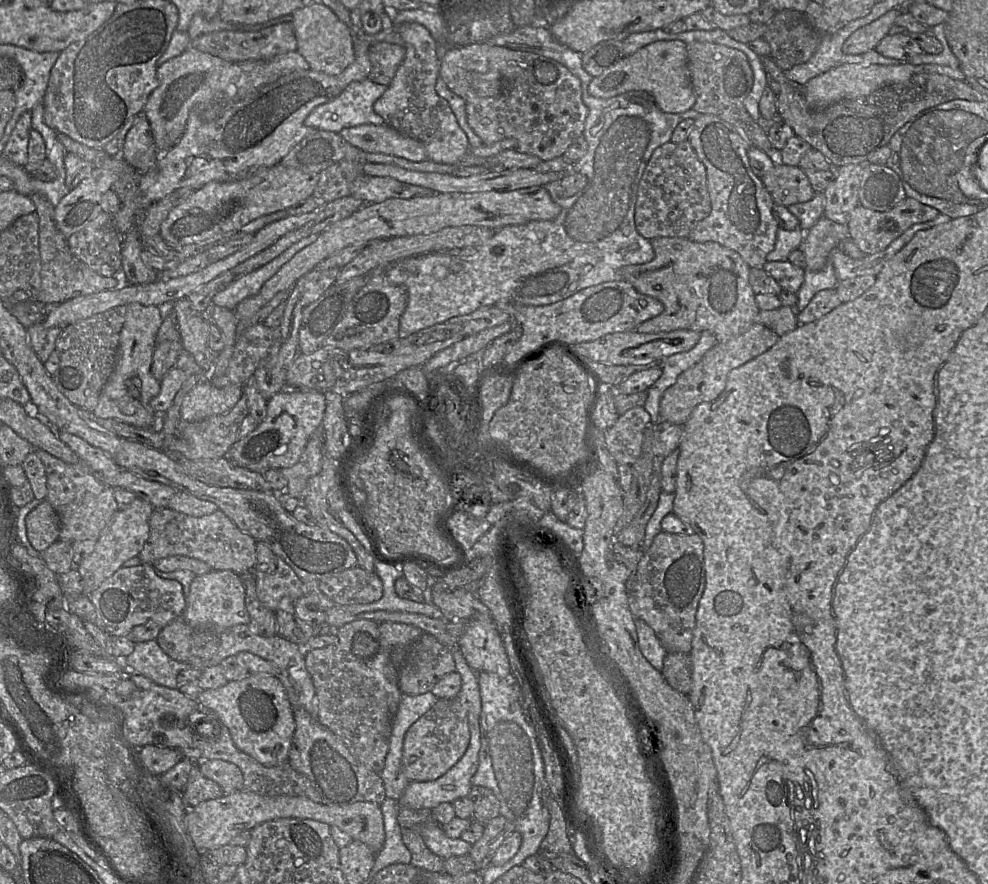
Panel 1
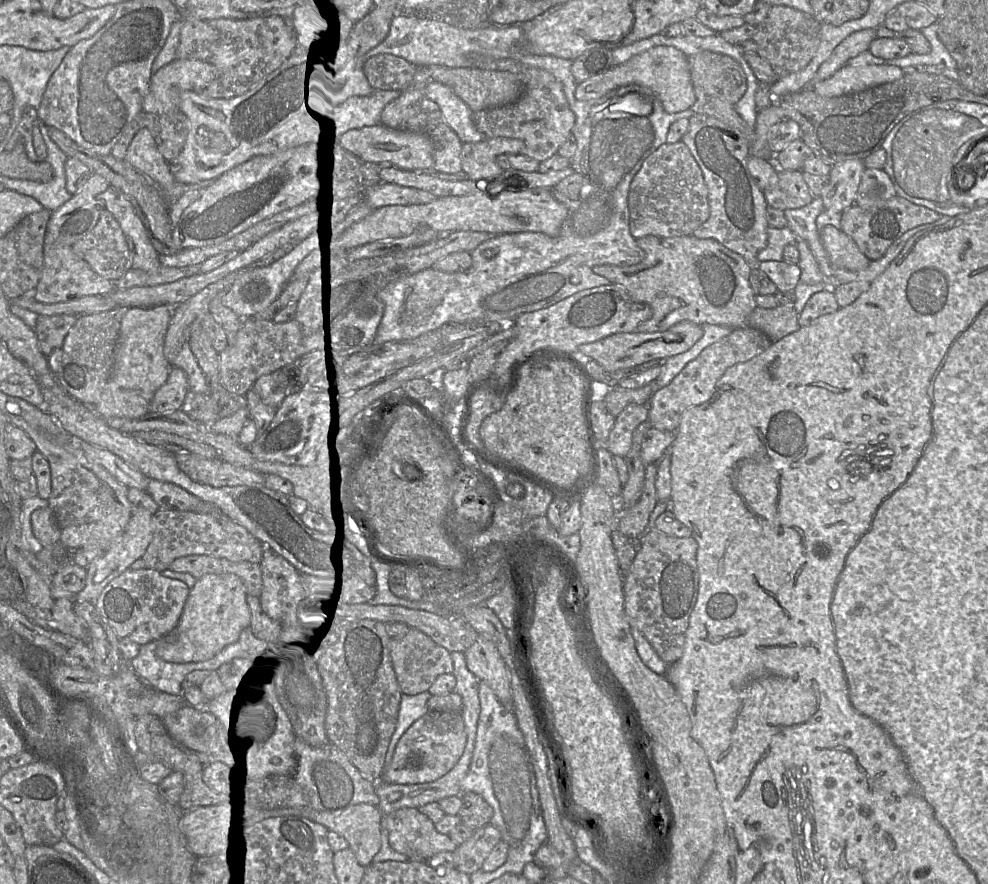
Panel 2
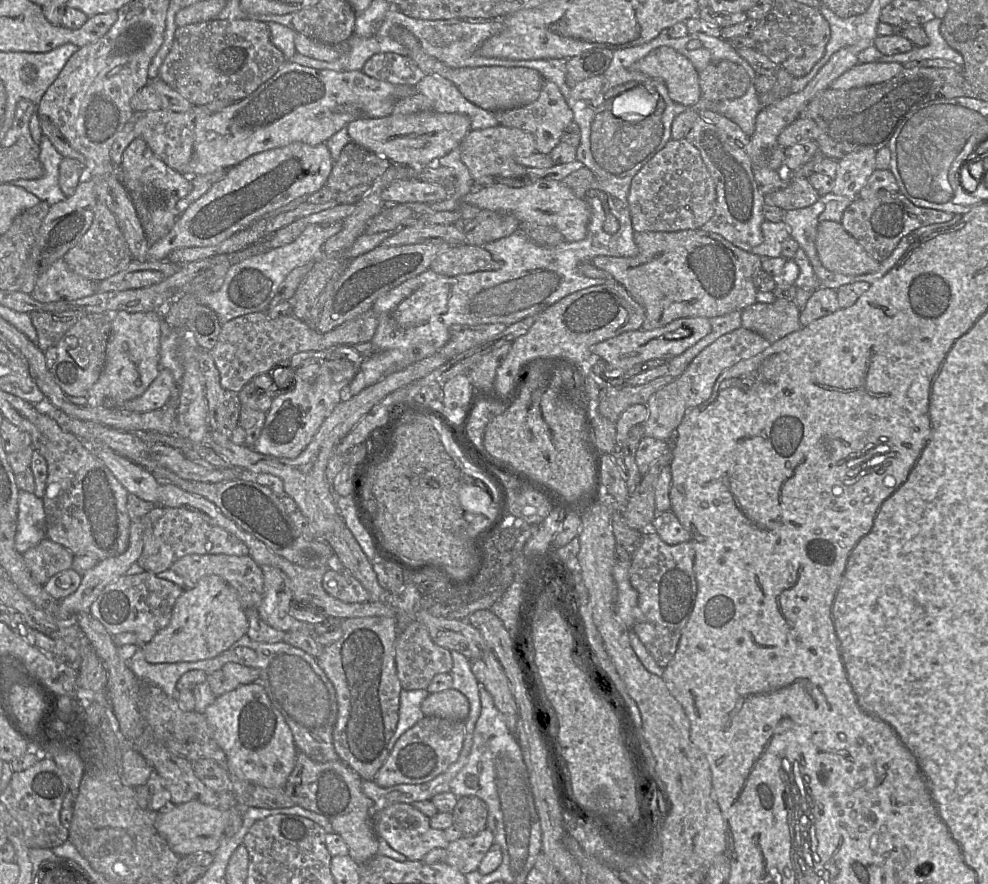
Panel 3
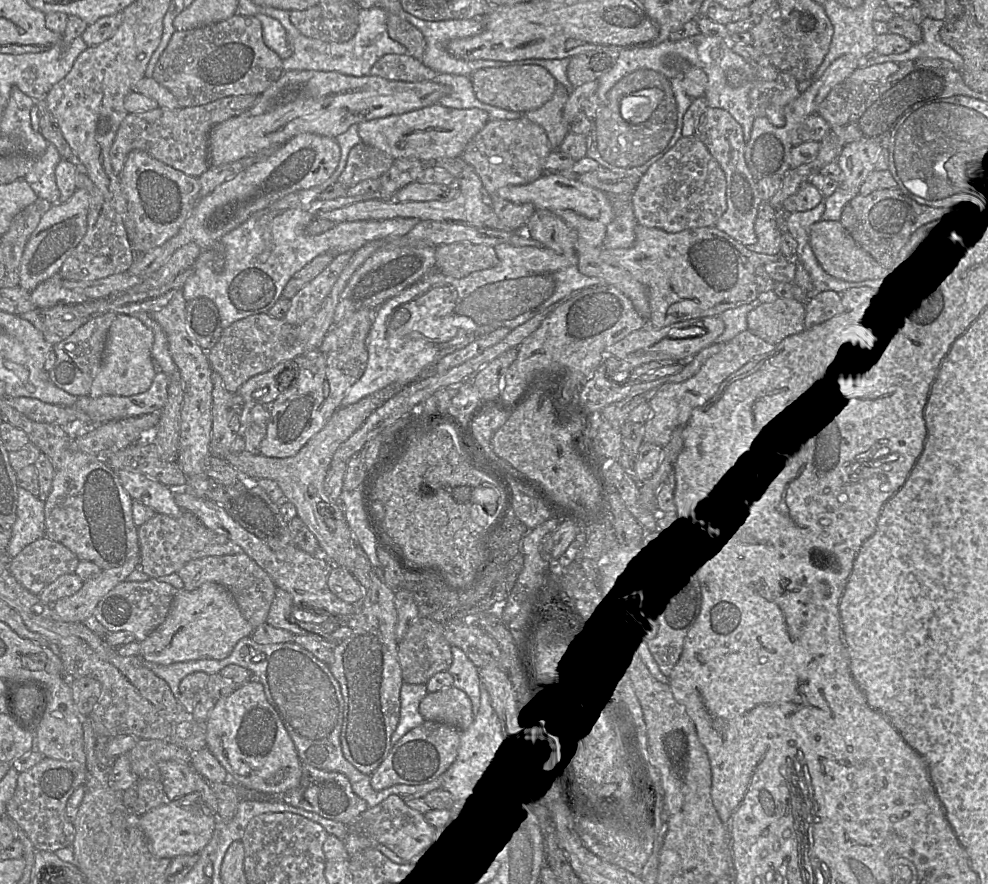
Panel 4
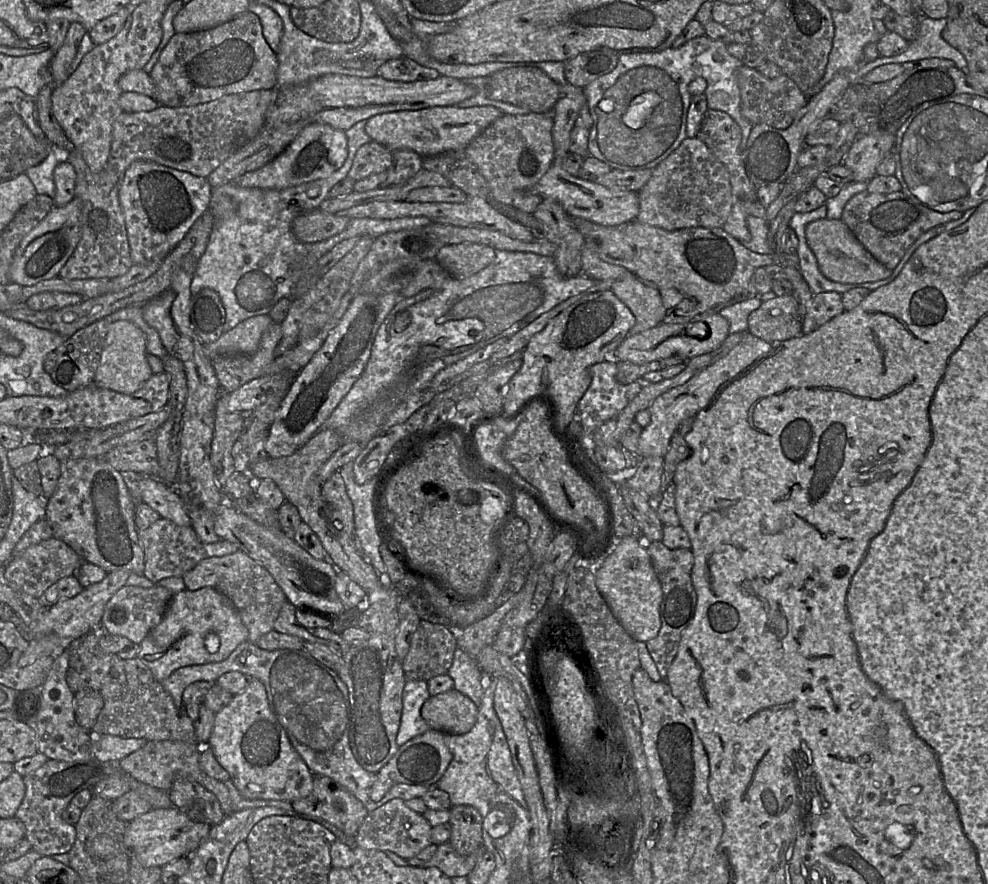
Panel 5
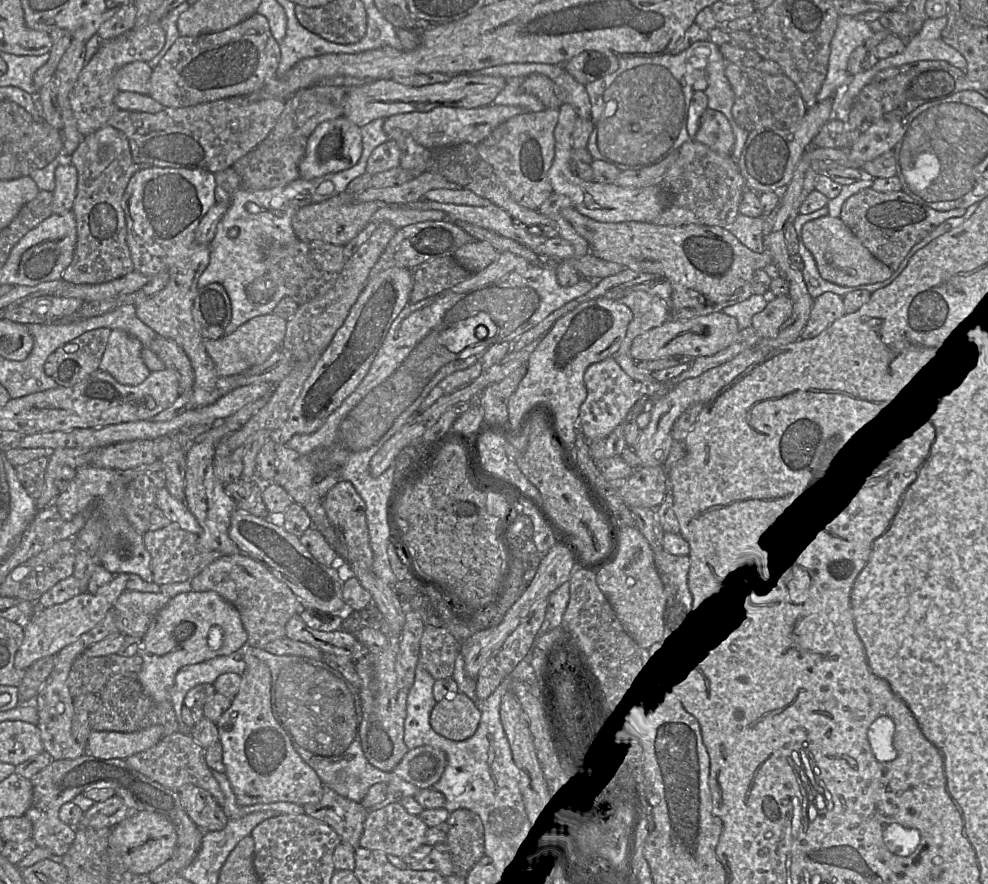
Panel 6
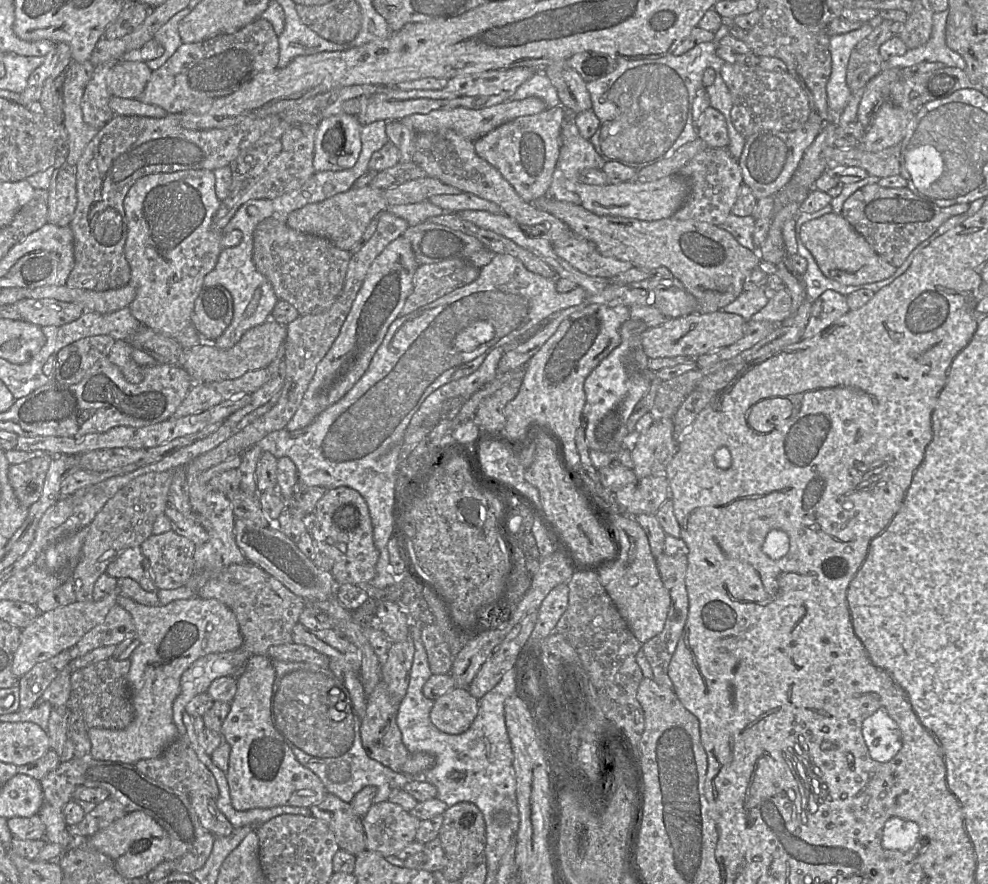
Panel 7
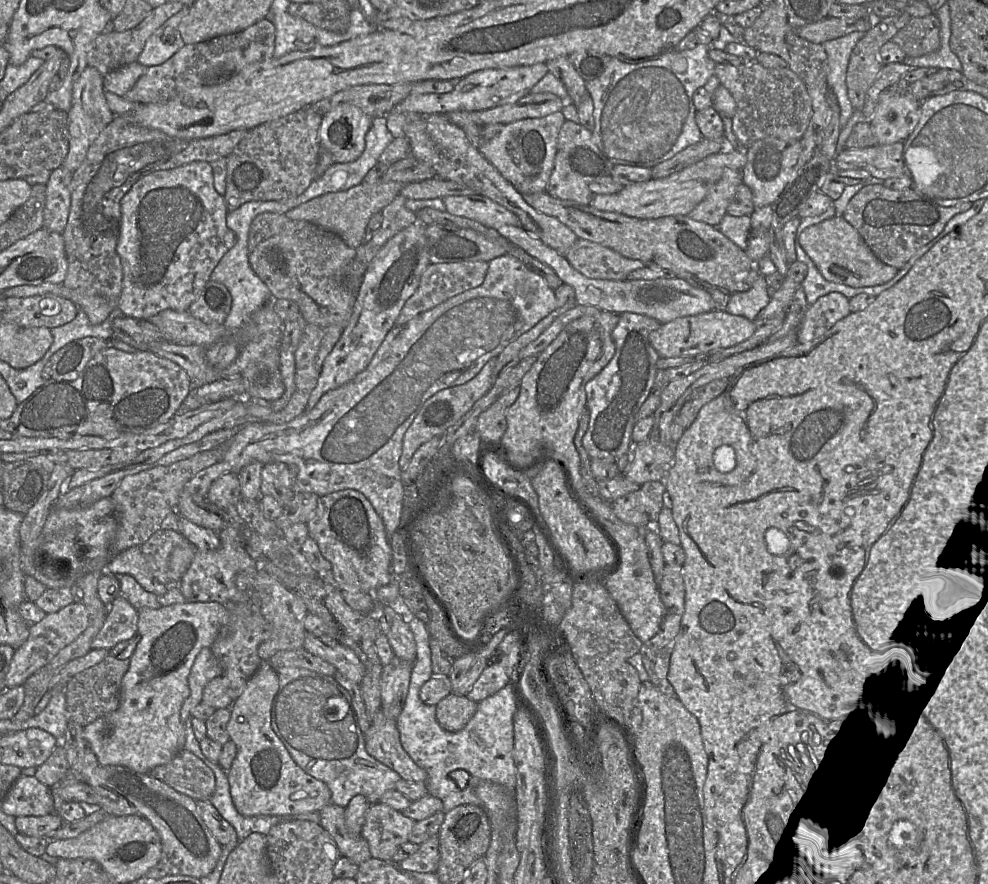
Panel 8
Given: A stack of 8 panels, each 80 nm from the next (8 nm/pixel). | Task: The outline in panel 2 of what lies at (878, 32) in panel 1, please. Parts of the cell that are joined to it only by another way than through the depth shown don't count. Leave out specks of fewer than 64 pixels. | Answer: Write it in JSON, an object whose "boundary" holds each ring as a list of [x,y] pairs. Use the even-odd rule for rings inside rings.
{"boundary":[[[863,29],[849,35],[836,46],[828,59],[820,65],[813,78],[813,82],[807,87],[813,87],[815,83],[829,78],[842,66],[846,65],[850,59],[863,51],[869,50],[871,42],[876,37],[876,29]]]}

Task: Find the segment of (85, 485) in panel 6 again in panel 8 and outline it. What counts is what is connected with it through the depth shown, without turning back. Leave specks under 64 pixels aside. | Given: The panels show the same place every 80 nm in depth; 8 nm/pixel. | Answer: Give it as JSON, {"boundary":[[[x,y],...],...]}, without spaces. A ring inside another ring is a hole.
{"boundary":[[[132,546],[126,550],[121,551],[119,554],[112,556],[111,560],[106,566],[105,571],[111,575],[131,575],[147,592],[153,593],[156,596],[165,594],[170,585],[160,583],[152,574],[151,568],[144,557],[139,546]]]}

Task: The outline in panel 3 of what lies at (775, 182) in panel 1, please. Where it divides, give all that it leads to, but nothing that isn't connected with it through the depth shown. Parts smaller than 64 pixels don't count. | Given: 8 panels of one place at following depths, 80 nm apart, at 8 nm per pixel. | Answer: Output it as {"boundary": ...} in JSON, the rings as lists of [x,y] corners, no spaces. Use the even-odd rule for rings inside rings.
{"boundary":[[[788,177],[781,189],[764,196],[765,202],[783,211],[806,208],[820,198],[818,192],[805,177]]]}

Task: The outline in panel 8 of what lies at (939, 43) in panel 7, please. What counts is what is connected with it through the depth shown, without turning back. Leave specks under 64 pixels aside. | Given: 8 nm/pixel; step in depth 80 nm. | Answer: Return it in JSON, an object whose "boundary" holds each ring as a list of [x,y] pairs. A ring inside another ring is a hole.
{"boundary":[[[946,2],[935,11],[935,15],[940,21],[940,47],[937,51],[919,56],[907,57],[903,63],[912,68],[916,67],[934,67],[941,69],[951,69],[962,72],[962,64],[955,53],[950,48],[950,9]]]}

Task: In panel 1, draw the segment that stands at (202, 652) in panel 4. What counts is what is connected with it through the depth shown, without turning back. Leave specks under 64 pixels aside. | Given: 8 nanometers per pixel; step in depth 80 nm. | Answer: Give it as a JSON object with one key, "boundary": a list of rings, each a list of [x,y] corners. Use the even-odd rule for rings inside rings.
{"boundary":[[[212,570],[196,575],[185,598],[182,614],[186,623],[193,628],[208,628],[219,632],[236,625],[248,625],[250,618],[244,603],[244,586],[241,576],[231,570]]]}

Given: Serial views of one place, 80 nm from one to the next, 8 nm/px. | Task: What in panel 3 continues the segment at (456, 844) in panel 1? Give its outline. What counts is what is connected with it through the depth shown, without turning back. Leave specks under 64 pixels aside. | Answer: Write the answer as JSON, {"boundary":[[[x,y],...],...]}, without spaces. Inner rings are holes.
{"boundary":[[[394,803],[380,811],[372,812],[372,825],[379,839],[384,839],[392,849],[403,854],[409,861],[422,861],[431,850],[446,849],[450,843],[444,830],[432,828],[430,818],[411,804]]]}

